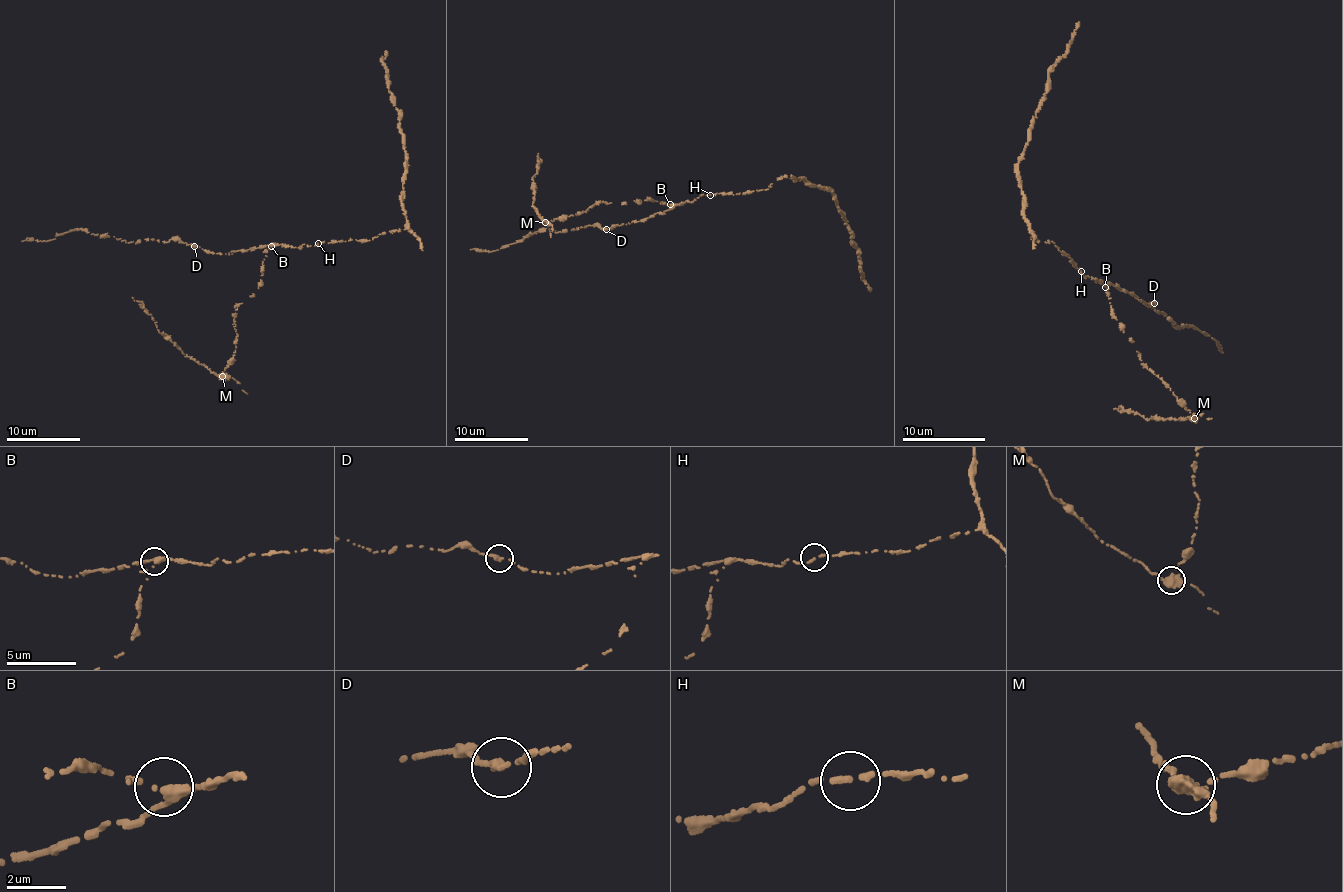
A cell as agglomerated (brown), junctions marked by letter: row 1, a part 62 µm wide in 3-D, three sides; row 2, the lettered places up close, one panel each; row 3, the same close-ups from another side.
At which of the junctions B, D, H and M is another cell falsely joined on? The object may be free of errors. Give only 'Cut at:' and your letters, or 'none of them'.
Cut at: M

